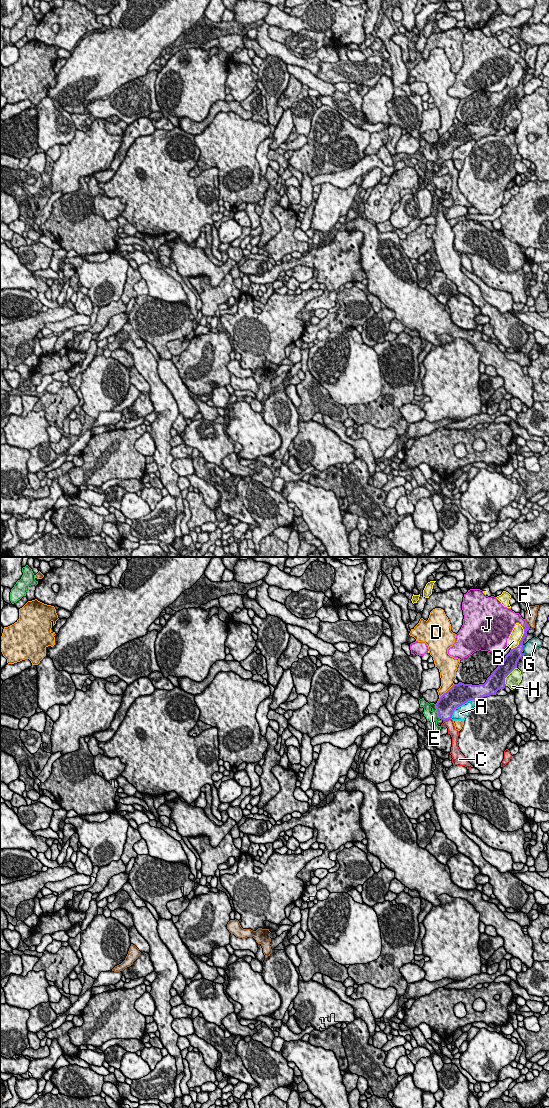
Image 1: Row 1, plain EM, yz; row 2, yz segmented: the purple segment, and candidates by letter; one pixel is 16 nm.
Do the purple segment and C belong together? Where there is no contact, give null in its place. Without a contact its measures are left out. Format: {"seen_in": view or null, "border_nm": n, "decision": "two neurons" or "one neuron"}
{"seen_in": "yz", "border_nm": 140, "decision": "two neurons"}

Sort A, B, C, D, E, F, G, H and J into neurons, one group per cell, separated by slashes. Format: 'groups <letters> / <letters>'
groups A / B / C E / D / F / G / H / J

